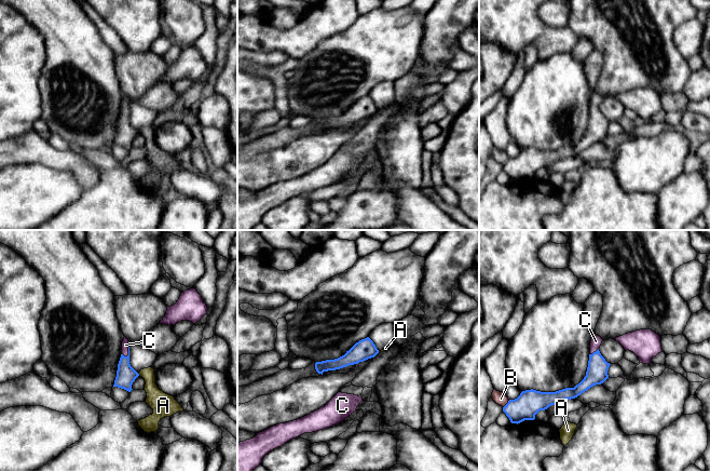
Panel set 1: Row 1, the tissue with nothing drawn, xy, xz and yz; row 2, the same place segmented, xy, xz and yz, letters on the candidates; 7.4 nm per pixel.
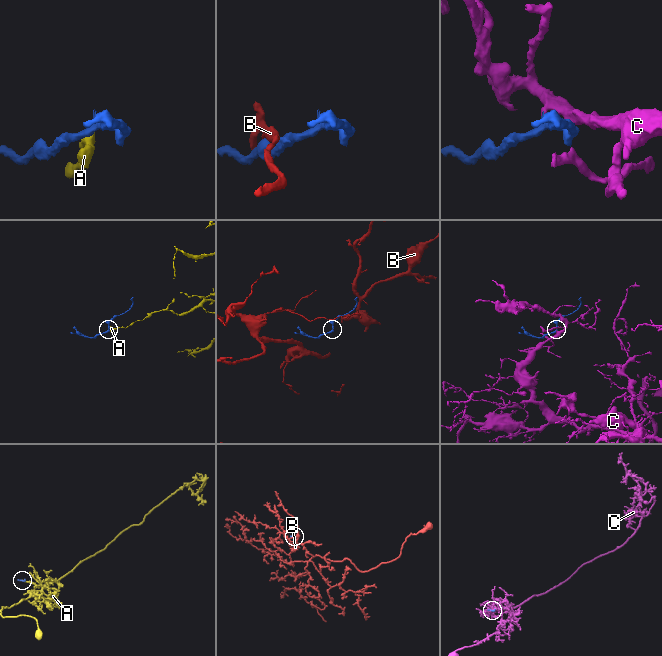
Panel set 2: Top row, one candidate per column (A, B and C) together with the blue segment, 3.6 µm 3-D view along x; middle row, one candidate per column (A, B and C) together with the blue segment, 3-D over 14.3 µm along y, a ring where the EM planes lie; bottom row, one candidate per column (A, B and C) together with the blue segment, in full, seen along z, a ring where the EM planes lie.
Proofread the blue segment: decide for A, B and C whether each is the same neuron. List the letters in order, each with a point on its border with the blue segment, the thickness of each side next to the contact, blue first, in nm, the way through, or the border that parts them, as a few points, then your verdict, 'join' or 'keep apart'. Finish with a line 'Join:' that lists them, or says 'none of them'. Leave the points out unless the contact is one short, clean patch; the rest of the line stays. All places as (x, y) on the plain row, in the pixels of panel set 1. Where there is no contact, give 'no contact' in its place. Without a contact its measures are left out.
A: xy (138, 132) | 140/150 nm | along xy (137, 131), (139, 133) | keep apart
B: yz (506, 162) | 190/100 nm | keep apart
C: xy (128, 110) | 140/60 nm | across xy (125, 133), (125, 115), (128, 110), (125, 103) | join
Join: C

